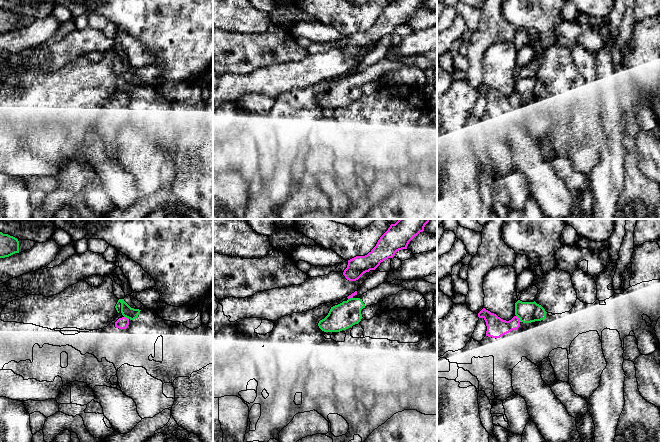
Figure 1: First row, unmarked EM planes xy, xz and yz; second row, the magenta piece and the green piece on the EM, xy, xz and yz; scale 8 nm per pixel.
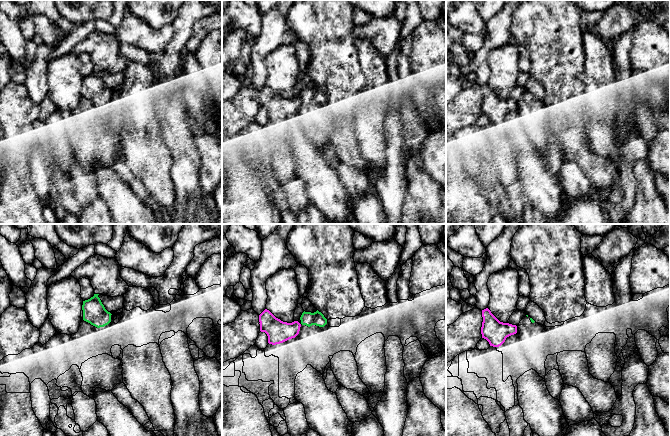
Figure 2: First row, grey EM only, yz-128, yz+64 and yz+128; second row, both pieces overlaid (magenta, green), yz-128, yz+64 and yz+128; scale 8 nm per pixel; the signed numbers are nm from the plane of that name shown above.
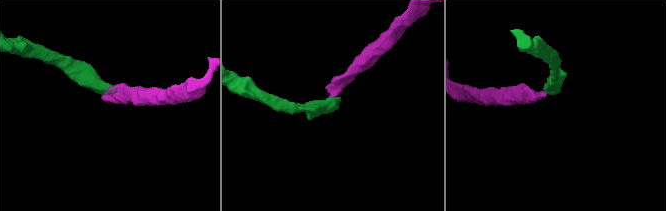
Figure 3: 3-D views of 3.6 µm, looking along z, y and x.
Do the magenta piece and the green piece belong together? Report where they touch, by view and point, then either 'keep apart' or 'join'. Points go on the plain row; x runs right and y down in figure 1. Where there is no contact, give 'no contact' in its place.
contact yz (518, 94); keep apart

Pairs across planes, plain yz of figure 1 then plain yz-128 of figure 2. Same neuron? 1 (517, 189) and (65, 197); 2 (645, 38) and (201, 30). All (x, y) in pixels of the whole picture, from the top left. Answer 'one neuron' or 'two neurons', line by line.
1: two neurons
2: two neurons

